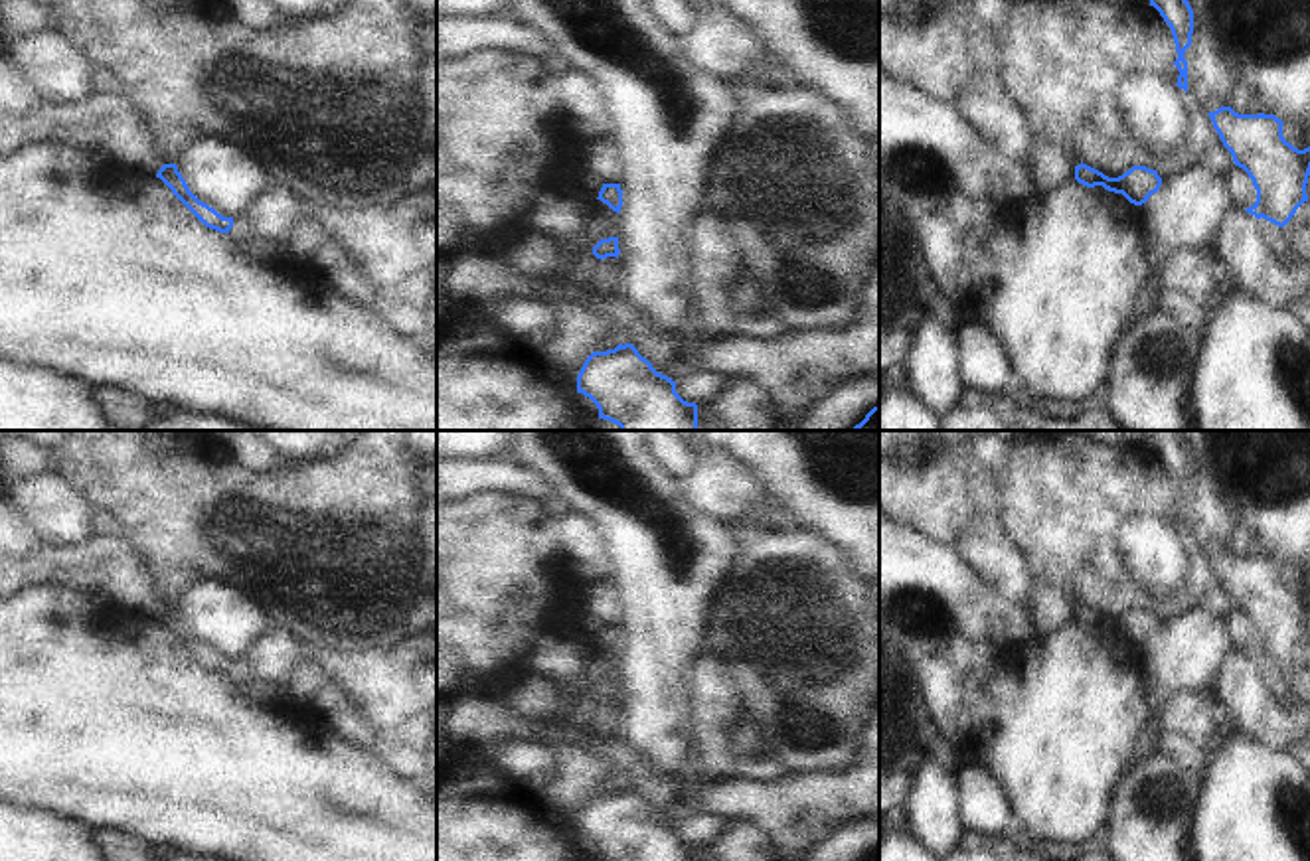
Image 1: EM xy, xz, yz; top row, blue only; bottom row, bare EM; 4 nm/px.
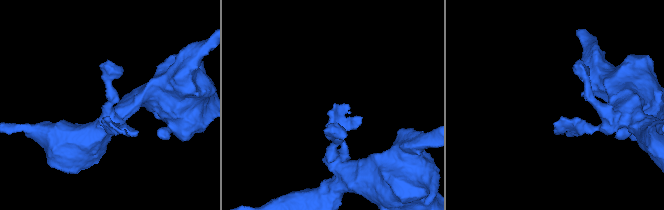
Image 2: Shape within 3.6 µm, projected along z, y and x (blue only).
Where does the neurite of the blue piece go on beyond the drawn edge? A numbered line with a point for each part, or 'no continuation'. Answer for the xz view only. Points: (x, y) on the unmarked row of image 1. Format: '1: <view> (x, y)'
no continuation.

